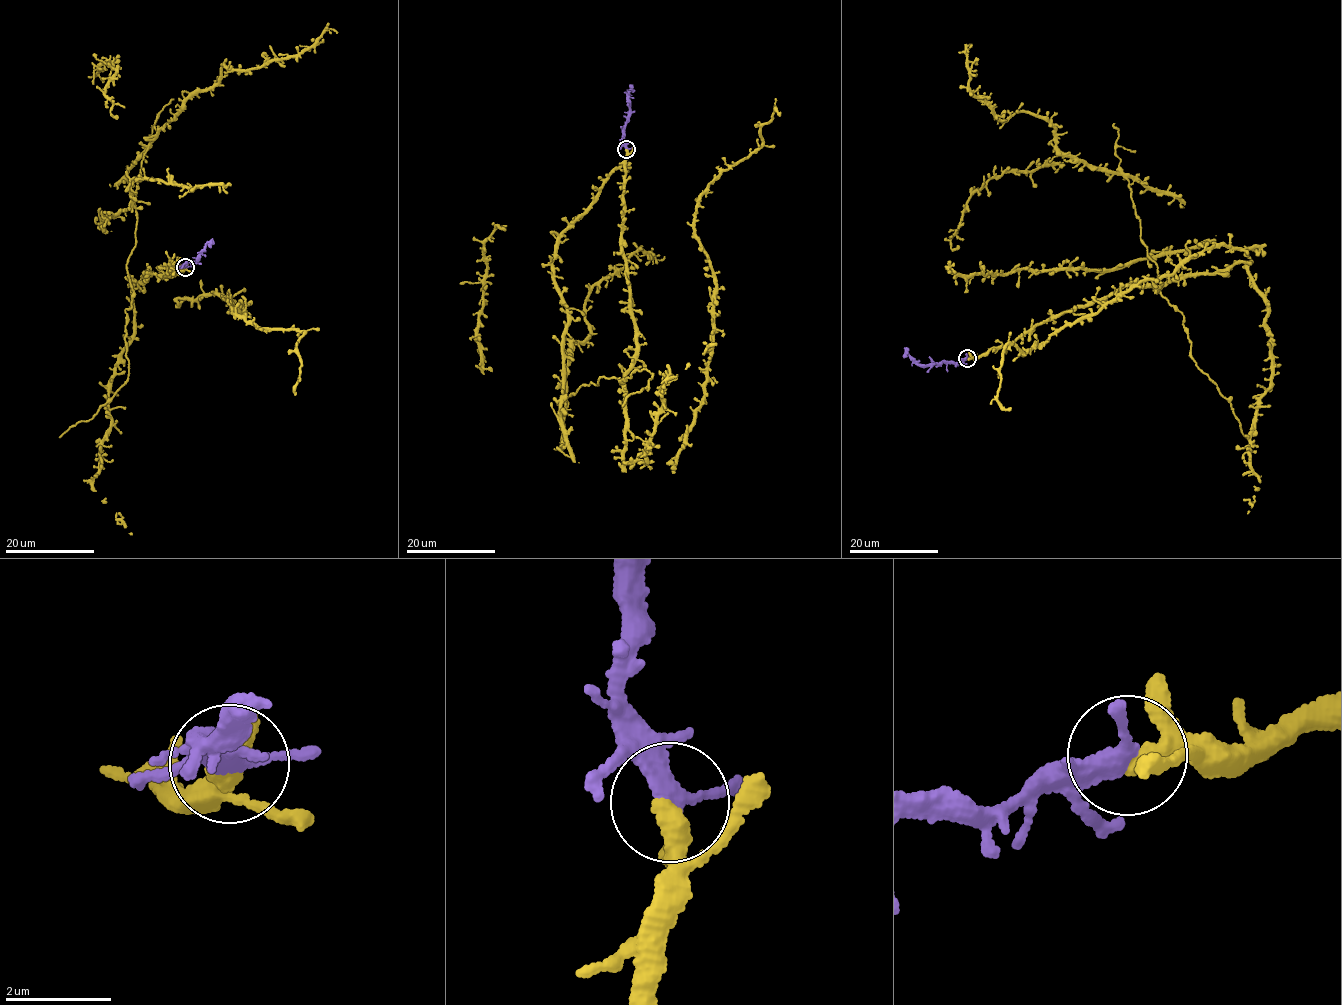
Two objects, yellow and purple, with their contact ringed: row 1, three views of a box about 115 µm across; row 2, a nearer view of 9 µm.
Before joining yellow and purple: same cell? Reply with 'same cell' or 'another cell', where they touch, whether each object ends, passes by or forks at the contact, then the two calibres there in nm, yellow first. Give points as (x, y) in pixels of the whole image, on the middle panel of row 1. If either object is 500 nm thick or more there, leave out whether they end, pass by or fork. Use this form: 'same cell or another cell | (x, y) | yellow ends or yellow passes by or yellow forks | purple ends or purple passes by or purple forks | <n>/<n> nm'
same cell | (626, 149) | yellow passes by | purple passes by | 320/320 nm

